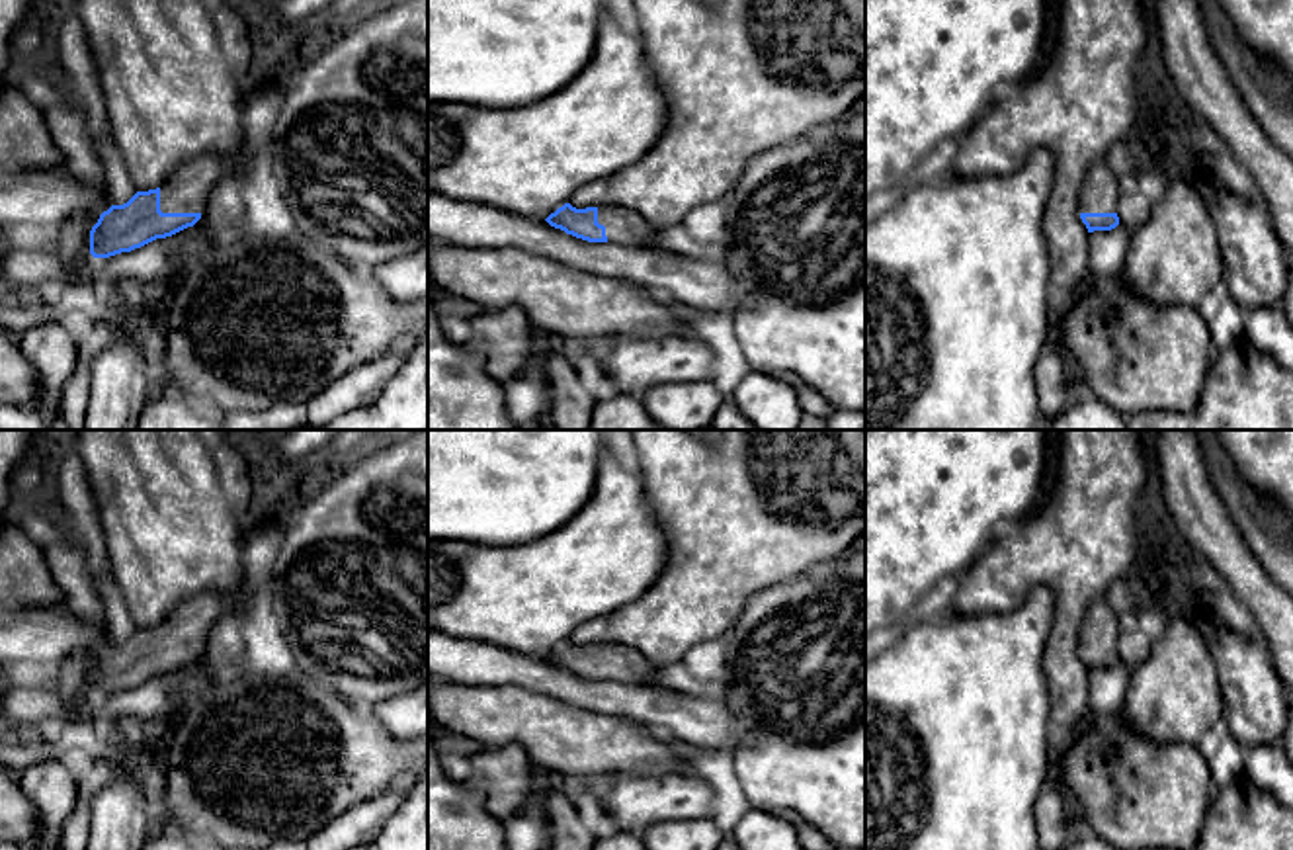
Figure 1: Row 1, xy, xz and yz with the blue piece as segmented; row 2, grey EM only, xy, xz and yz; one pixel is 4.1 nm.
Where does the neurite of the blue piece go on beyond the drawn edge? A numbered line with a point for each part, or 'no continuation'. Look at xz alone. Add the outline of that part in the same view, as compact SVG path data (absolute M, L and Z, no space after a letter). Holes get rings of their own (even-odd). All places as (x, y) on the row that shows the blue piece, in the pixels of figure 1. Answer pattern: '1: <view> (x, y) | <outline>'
1: xz (625, 227) | M598 207L598 223L605 227L609 244L631 248L652 248L656 229L652 229L639 213L625 207Z

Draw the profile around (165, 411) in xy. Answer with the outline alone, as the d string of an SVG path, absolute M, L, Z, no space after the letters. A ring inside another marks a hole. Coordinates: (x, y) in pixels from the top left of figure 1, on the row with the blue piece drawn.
M160 391L146 401L137 430L223 430L223 426L217 412L197 408L178 393Z

